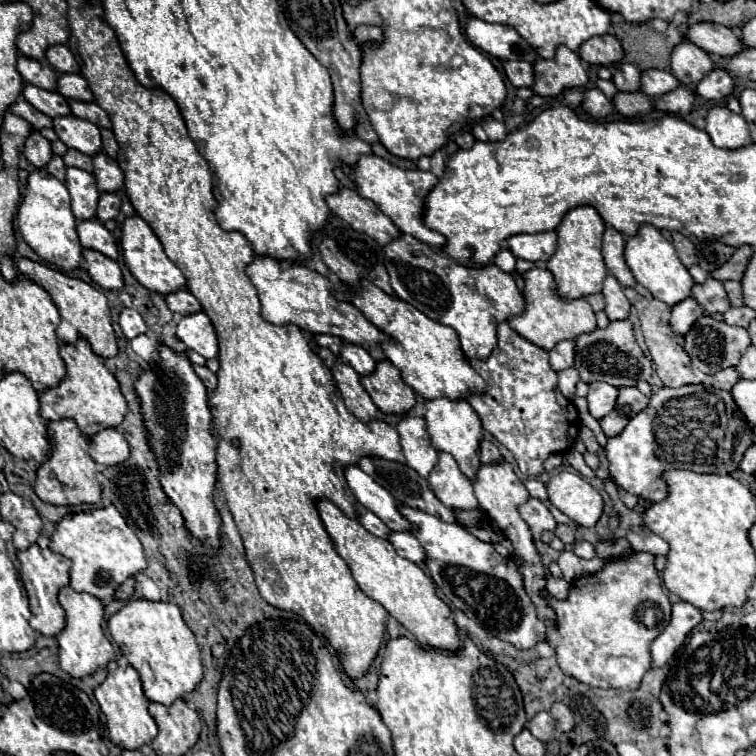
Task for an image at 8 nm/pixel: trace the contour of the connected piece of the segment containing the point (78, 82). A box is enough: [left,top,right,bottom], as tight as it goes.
[58,73,94,103]

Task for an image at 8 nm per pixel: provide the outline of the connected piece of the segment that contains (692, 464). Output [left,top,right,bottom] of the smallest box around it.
[606,385,752,503]

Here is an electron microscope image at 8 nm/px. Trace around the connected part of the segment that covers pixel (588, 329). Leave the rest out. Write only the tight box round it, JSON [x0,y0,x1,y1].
[508,269,596,351]

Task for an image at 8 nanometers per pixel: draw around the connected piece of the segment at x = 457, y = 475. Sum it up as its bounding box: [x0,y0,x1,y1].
[428,453,478,511]

